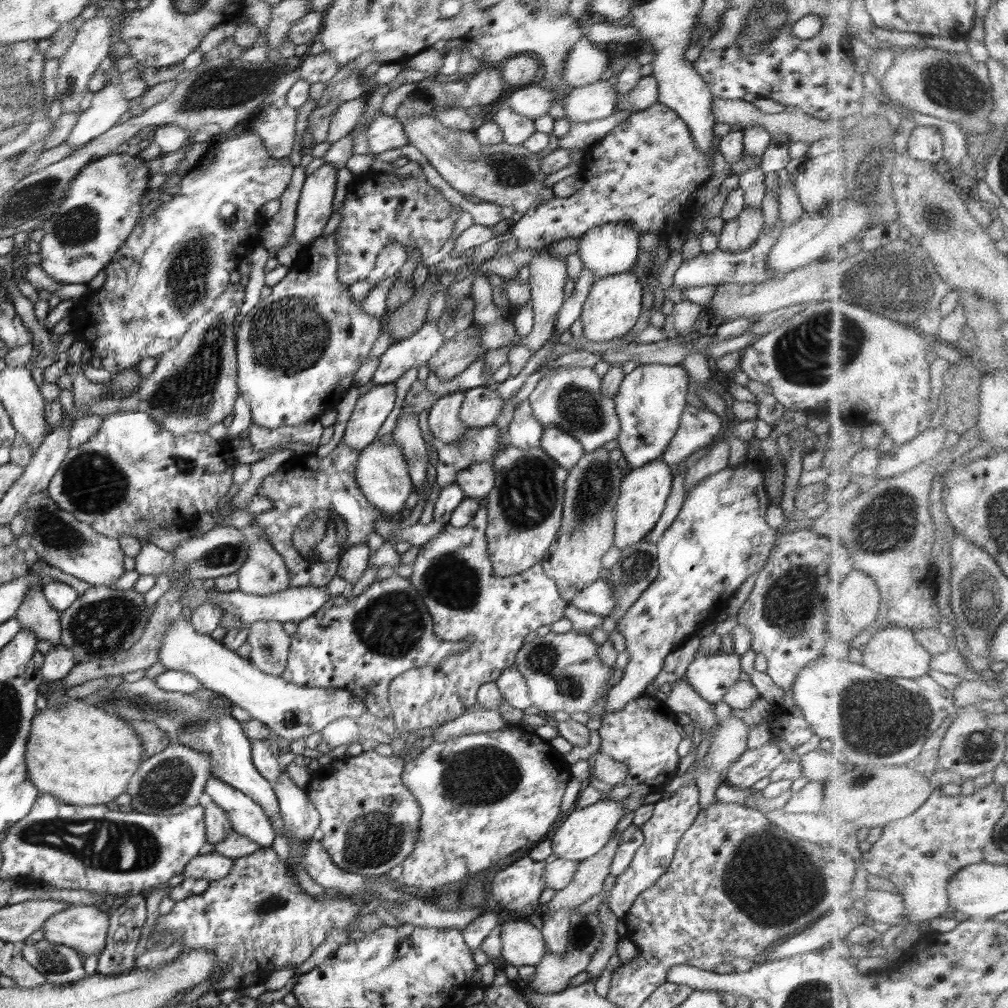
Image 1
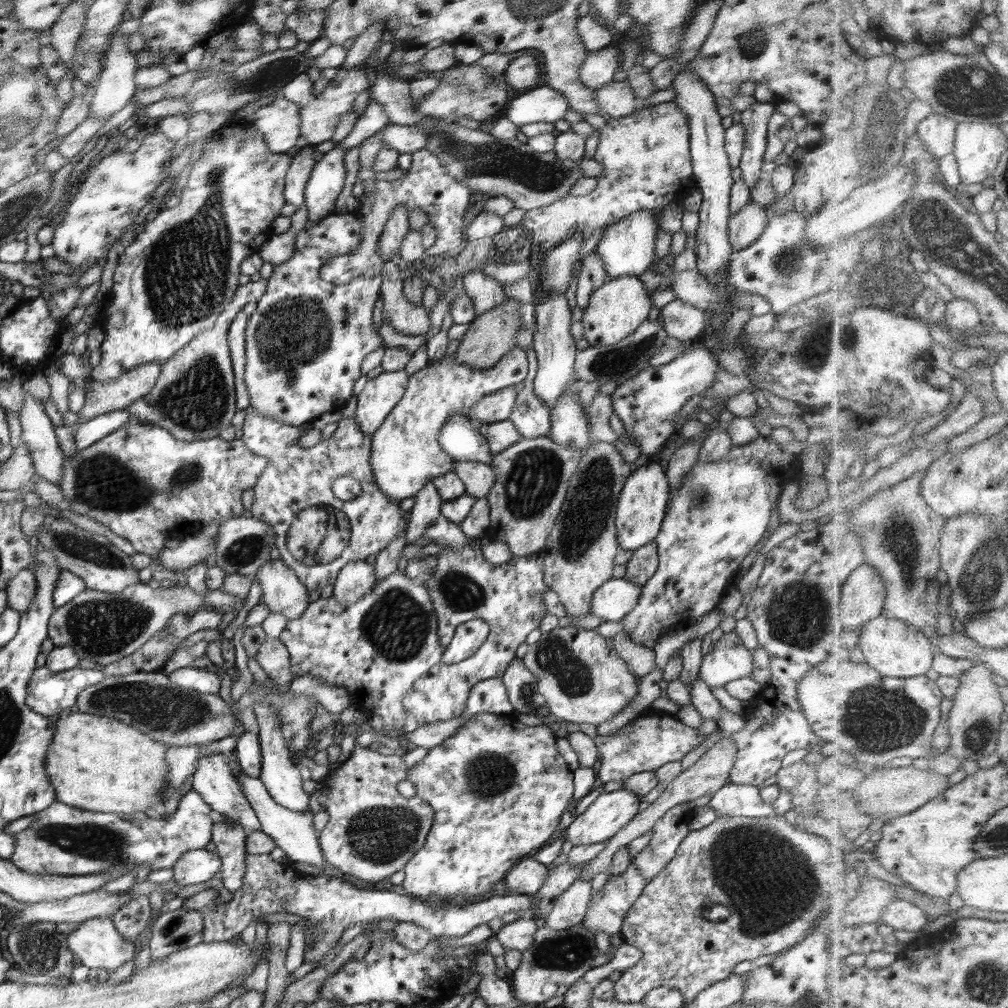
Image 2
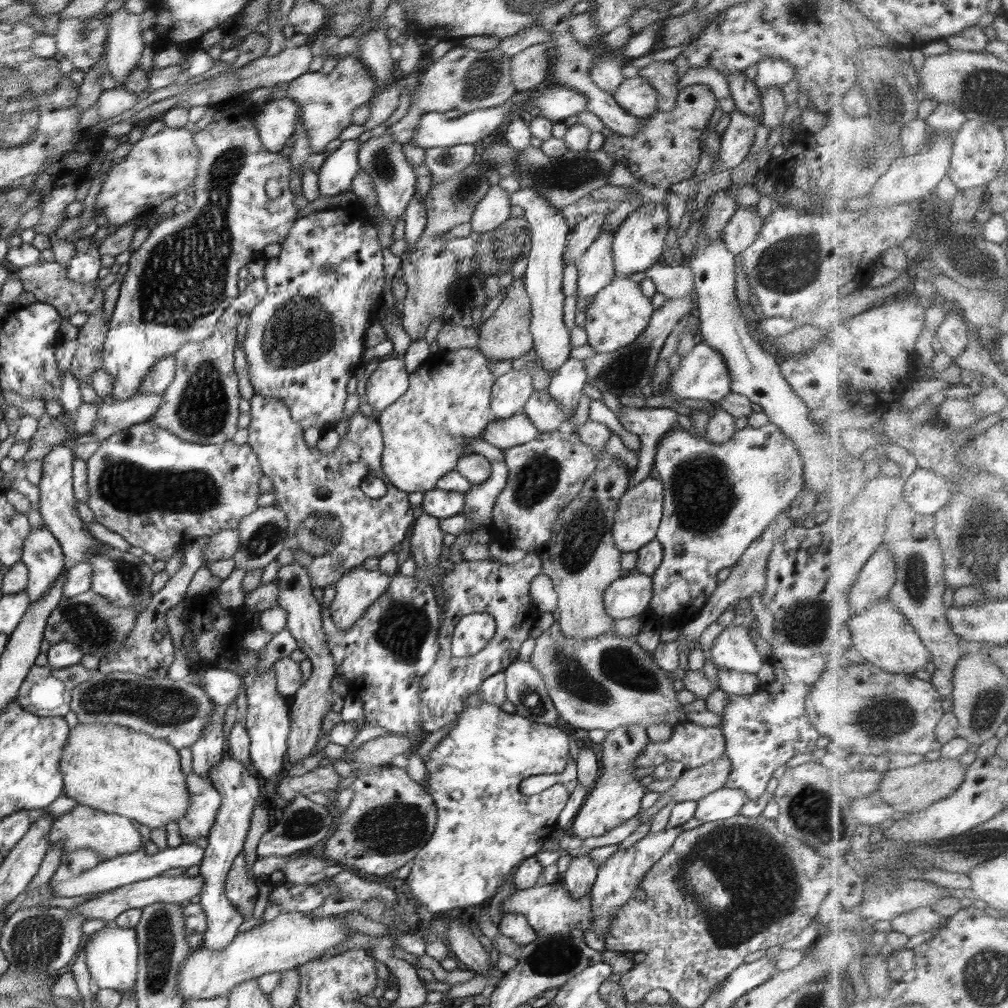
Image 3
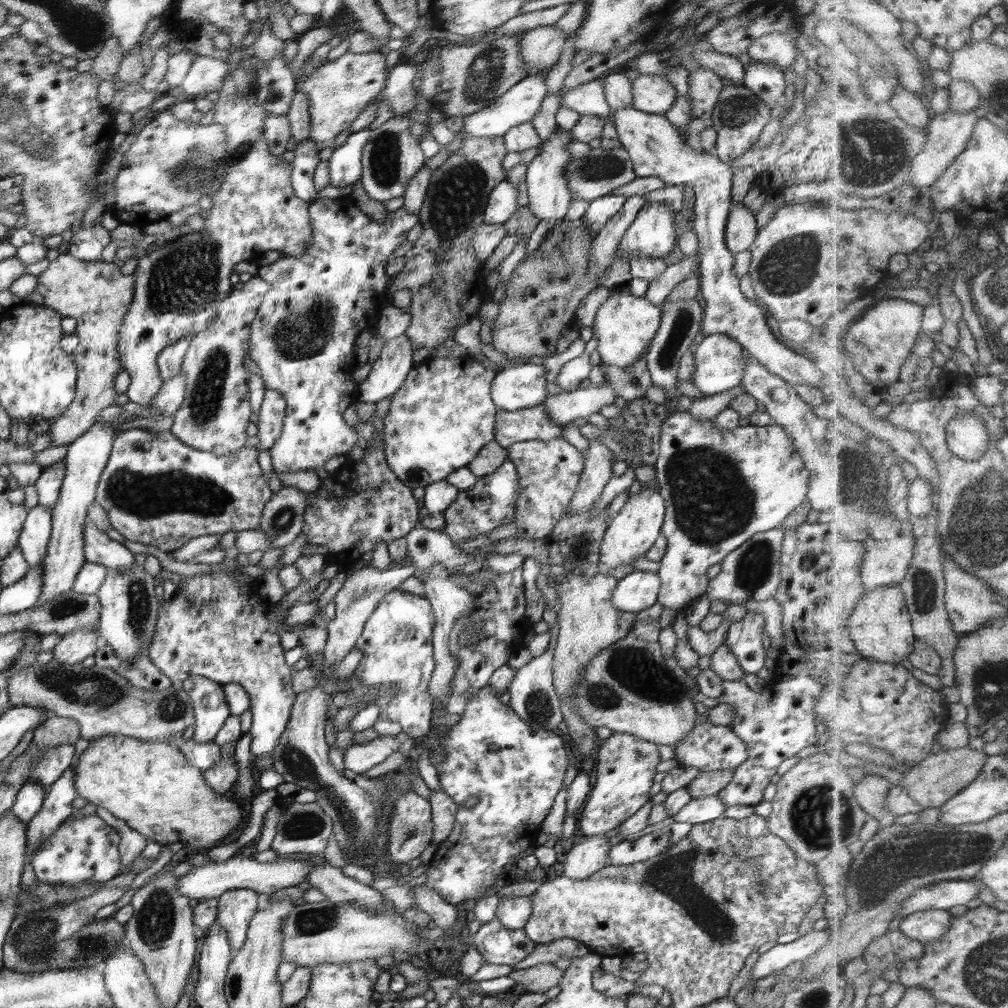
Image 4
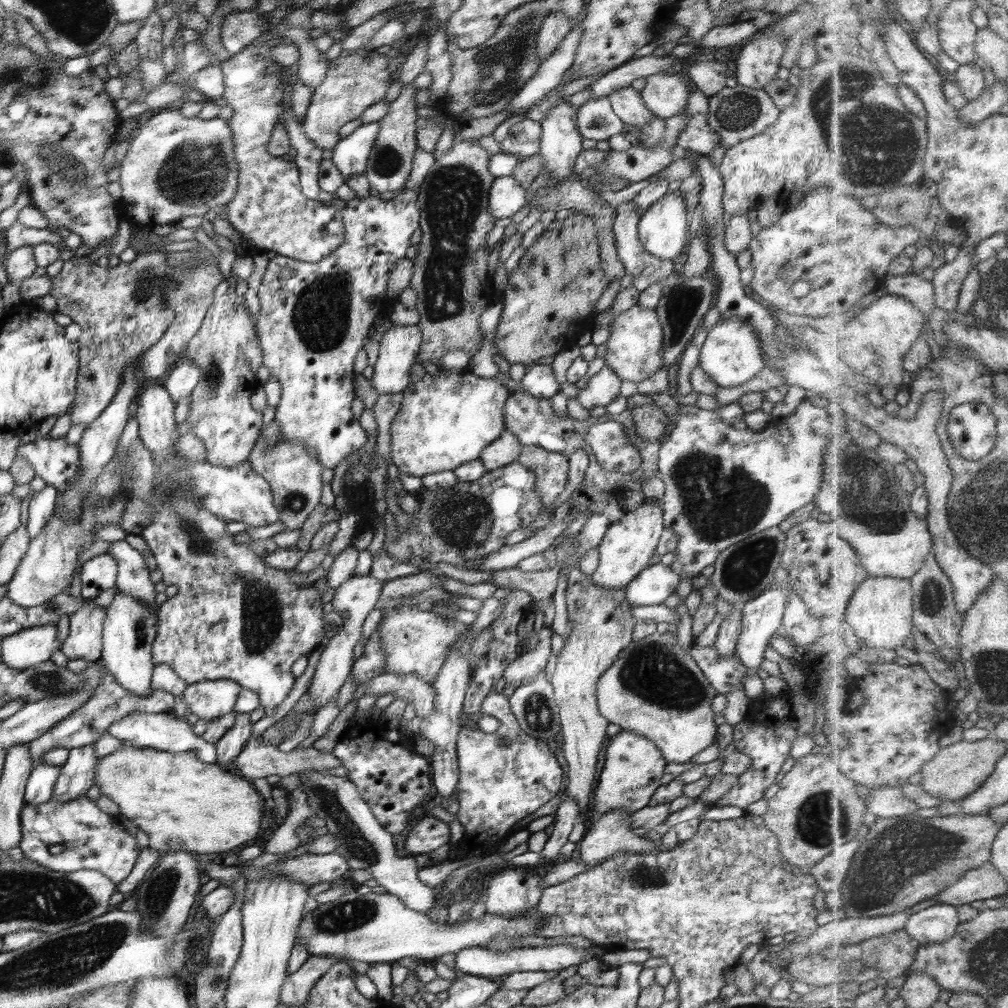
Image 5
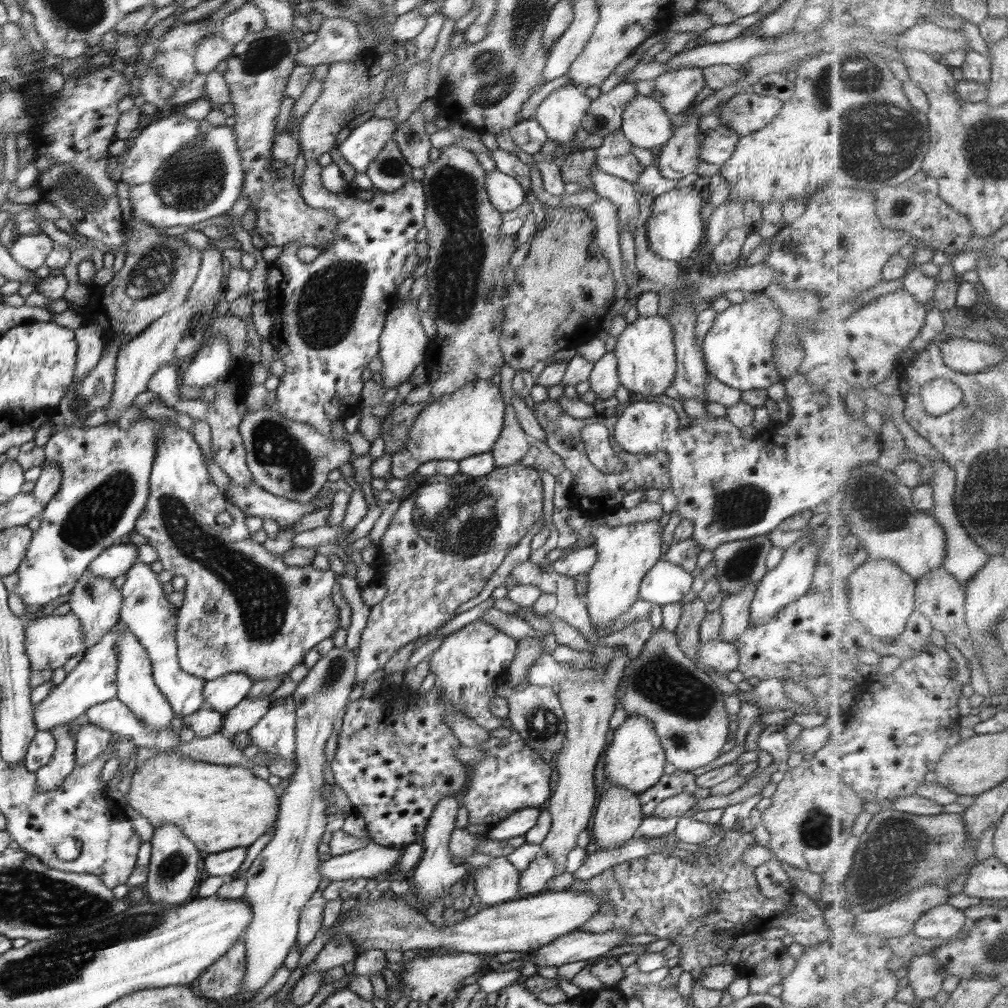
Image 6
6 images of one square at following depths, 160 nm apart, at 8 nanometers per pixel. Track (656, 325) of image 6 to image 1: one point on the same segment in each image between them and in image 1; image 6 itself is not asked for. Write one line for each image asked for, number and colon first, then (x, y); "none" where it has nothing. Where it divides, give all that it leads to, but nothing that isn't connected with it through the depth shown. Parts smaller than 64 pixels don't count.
1: (614, 304)
2: (615, 310)
3: (618, 314)
4: (625, 325)
5: (634, 353)

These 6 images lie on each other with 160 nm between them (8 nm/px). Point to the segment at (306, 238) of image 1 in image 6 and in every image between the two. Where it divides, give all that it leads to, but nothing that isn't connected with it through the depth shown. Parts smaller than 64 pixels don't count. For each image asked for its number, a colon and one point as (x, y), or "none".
2: (326, 181)
3: (336, 173)
4: (345, 166)
5: (351, 155)
6: (365, 142)

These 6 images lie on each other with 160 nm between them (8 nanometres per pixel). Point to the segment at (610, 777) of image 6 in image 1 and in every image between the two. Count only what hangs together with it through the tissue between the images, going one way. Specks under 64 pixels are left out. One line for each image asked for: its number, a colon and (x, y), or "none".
1: (586, 830)
2: (611, 811)
3: (615, 798)
4: (626, 764)
5: (633, 766)

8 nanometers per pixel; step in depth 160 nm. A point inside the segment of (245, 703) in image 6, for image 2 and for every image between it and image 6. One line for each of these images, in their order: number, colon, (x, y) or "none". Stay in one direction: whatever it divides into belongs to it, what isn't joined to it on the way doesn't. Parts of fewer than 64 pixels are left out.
2: (63, 840)
3: (206, 799)
4: (221, 776)
5: (232, 743)

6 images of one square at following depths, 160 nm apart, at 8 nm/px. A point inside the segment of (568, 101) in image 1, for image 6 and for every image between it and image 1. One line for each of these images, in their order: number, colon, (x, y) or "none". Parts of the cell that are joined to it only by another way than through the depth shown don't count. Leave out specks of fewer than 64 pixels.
2: (617, 99)
3: (636, 95)
4: (653, 94)
5: (665, 94)
6: (676, 89)

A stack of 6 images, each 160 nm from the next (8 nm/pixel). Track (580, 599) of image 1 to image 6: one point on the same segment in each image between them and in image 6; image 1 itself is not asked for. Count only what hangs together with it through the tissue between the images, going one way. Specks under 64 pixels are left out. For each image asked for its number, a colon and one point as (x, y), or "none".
2: (616, 598)
3: (629, 596)
4: (637, 591)
5: (656, 583)
6: (667, 583)

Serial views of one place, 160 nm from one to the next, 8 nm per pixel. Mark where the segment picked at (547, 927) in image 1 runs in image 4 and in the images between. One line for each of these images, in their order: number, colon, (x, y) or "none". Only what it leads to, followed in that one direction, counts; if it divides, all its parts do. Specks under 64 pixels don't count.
2: (569, 910)
3: (582, 871)
4: (585, 857)

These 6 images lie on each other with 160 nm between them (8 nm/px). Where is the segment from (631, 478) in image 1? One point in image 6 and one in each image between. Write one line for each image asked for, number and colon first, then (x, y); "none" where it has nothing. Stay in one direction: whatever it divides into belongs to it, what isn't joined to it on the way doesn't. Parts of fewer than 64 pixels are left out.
2: (642, 505)
3: (640, 510)
4: (636, 527)
5: (629, 544)
6: (625, 554)

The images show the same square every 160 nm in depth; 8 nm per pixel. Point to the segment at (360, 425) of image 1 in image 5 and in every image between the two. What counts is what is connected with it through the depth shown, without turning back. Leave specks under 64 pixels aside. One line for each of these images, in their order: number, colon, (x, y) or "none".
2: (380, 395)
3: (390, 380)
4: (388, 373)
5: (398, 349)

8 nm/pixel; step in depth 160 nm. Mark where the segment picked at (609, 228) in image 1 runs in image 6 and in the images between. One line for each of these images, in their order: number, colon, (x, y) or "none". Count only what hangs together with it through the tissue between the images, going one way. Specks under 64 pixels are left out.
2: (626, 247)
3: (638, 242)
4: (652, 234)
5: (663, 229)
6: (675, 230)

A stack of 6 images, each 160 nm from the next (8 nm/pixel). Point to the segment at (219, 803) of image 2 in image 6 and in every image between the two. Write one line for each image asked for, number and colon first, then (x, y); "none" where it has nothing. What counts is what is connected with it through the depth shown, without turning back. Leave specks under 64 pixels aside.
3: (206, 752)
4: (209, 706)
5: (209, 699)
6: (221, 694)

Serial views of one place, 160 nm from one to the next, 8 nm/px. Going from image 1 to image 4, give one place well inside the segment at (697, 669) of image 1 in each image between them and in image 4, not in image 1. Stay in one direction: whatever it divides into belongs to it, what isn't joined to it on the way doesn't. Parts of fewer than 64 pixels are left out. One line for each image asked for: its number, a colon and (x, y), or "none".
2: (729, 660)
3: (734, 650)
4: (744, 639)

